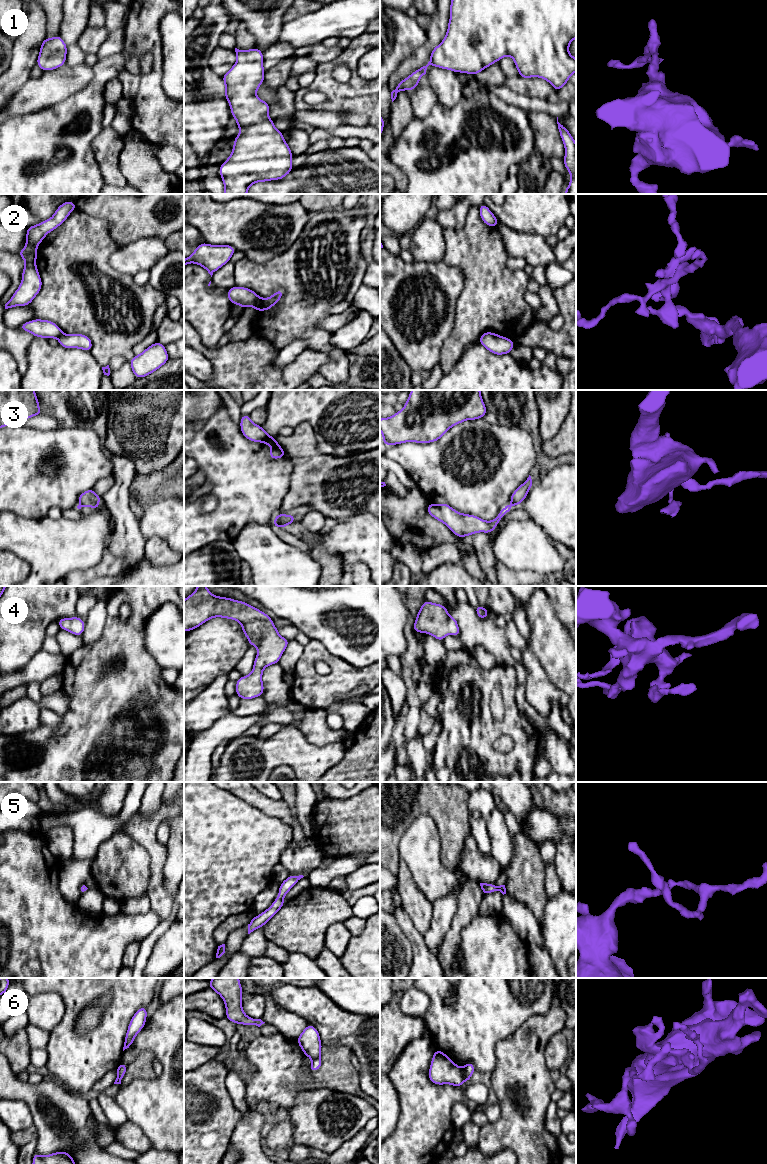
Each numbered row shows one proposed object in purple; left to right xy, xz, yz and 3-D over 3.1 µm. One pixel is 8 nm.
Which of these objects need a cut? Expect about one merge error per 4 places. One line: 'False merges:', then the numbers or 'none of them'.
False merges: 2, 3, 6

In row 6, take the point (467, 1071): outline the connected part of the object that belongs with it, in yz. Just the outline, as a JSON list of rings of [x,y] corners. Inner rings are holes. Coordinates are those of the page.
[[[469,1061],[464,1067],[461,1068],[462,1077],[464,1081],[470,1081],[472,1074],[475,1072],[474,1065]]]

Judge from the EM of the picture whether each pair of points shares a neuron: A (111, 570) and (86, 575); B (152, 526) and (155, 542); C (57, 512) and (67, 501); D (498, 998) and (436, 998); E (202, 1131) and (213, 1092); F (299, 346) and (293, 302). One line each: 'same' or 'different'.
A: same
B: different
C: different
D: same
E: same
F: different

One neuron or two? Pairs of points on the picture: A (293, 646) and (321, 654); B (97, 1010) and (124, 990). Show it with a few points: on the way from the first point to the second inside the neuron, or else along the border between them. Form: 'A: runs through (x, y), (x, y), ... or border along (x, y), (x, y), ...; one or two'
A: border along (304, 646), (304, 652), (293, 670); two
B: border along (110, 993), (110, 1003), (104, 1010), (99, 1022); two

